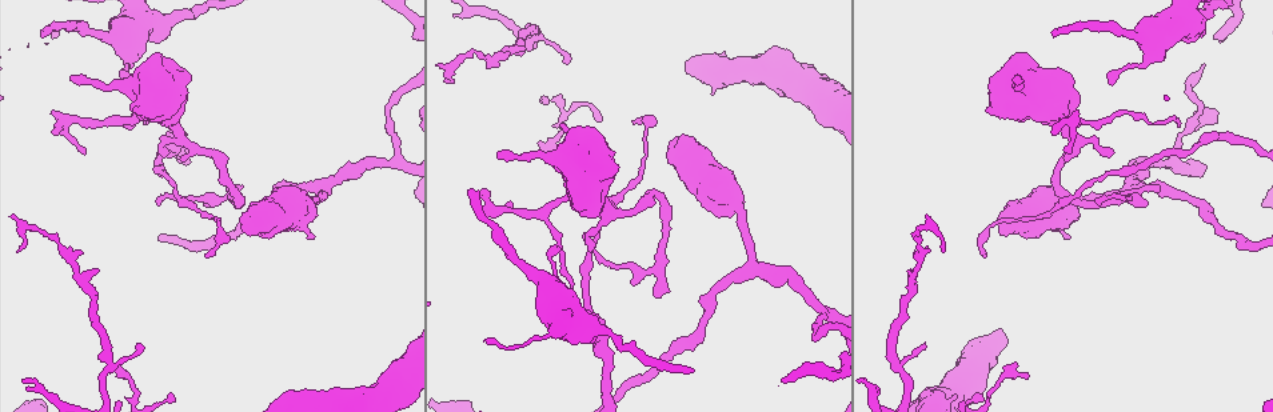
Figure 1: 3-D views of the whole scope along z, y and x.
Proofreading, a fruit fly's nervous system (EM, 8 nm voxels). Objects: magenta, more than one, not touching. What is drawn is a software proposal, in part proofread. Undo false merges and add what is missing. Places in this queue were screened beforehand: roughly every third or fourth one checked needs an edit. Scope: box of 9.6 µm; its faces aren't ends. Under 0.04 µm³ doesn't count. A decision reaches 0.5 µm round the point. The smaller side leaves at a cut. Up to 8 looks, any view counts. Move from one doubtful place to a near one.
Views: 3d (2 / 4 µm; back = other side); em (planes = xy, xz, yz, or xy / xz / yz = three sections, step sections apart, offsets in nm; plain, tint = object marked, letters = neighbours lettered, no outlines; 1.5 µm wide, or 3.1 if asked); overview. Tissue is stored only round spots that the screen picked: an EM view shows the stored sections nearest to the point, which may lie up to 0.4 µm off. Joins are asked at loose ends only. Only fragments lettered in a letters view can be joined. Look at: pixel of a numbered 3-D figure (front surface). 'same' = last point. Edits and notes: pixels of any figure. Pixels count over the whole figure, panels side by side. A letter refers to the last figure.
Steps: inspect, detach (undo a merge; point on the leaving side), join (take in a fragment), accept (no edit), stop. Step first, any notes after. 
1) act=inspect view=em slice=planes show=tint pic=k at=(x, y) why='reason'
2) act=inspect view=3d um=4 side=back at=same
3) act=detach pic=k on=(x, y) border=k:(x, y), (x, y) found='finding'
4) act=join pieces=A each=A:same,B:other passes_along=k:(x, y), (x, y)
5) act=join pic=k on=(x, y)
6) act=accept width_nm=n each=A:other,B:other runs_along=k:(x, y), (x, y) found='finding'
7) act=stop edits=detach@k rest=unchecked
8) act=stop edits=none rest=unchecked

act=inspect view=3d um=4 pic=1 at=(655, 294) why='an open end'

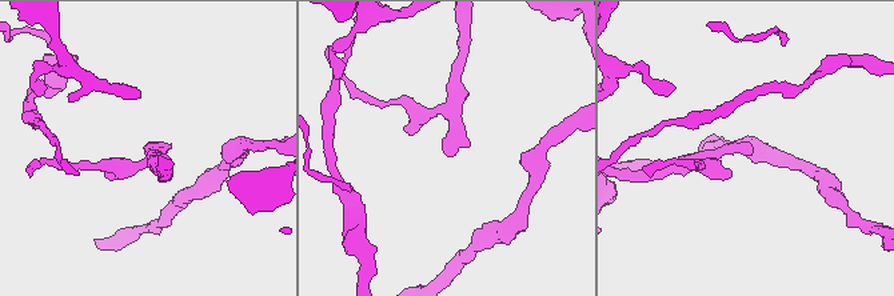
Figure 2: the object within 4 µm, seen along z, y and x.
act=inspect view=em slice=planes show=letters pic=2 at=(750, 155) why='shape alone is not enough'

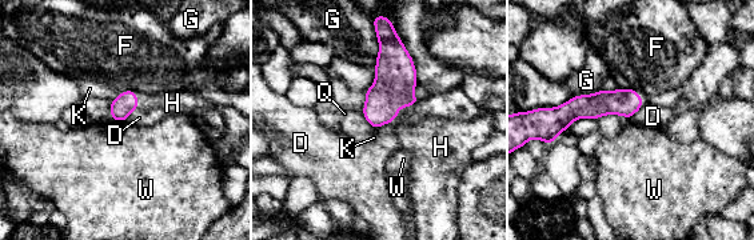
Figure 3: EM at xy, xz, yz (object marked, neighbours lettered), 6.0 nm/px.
act=join pieces=H width_nm=140 each=D:other,F:other,G:other,H:same,K:other,Q:other,W:other found='the neuron continues'

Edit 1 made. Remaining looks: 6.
act=inspect view=overview

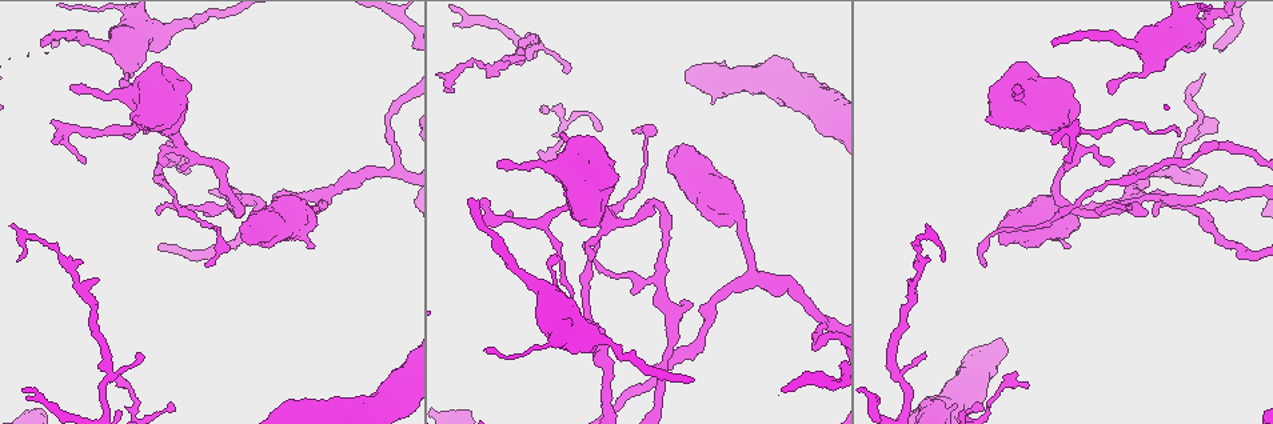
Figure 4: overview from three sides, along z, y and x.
act=inspect view=3d um=4 side=back pic=4 at=(1128, 196) why='branch point'

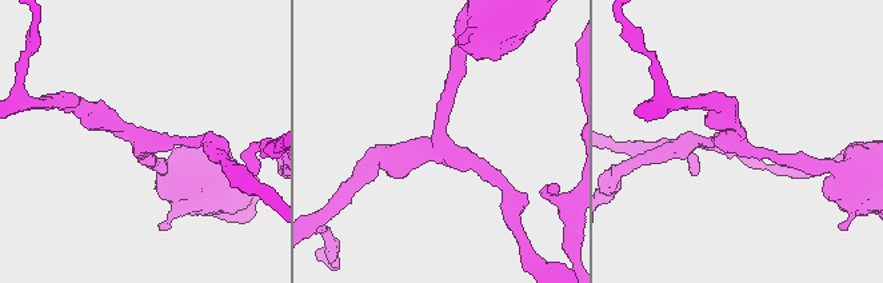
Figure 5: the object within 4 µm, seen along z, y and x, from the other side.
act=inspect view=em slice=planes show=tint pic=5 at=(737, 143) arms=3 arm_widths_nm=160,190,320

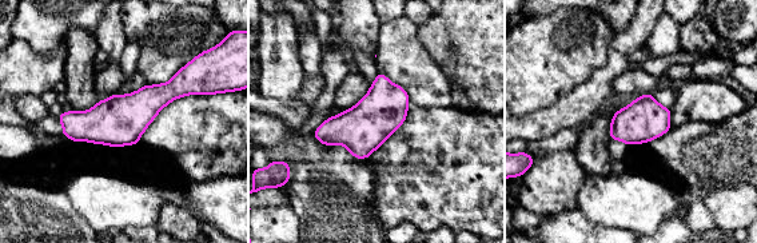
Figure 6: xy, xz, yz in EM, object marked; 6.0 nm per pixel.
act=inspect view=em slice=planes show=letters at=same why='what lies round it'

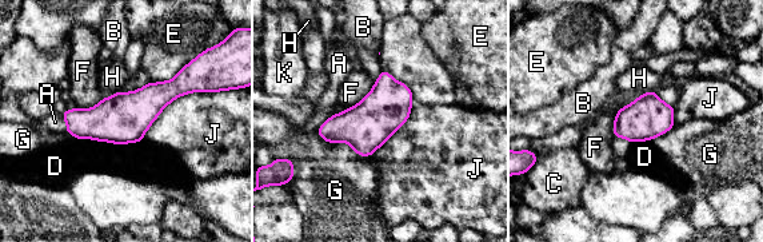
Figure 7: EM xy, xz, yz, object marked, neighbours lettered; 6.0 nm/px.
act=accept each=A:other,B:other,C:other,D:other,E:other,F:other,G:other,H:other,J:other,K:other found='one neuron here'

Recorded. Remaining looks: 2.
act=inspect view=em slice=planes show=letters pic=4 at=(633, 132) why='thin end'

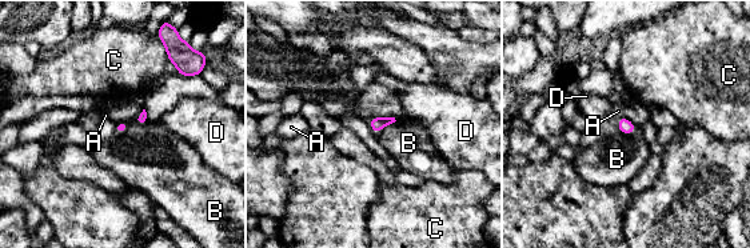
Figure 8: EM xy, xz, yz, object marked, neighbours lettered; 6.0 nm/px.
act=accept longest_contact=C:190nm each=A:other,B:other,C:other,D:other found='none of them fits'

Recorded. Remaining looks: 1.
act=stop edits=join@3 rest=unchecked

